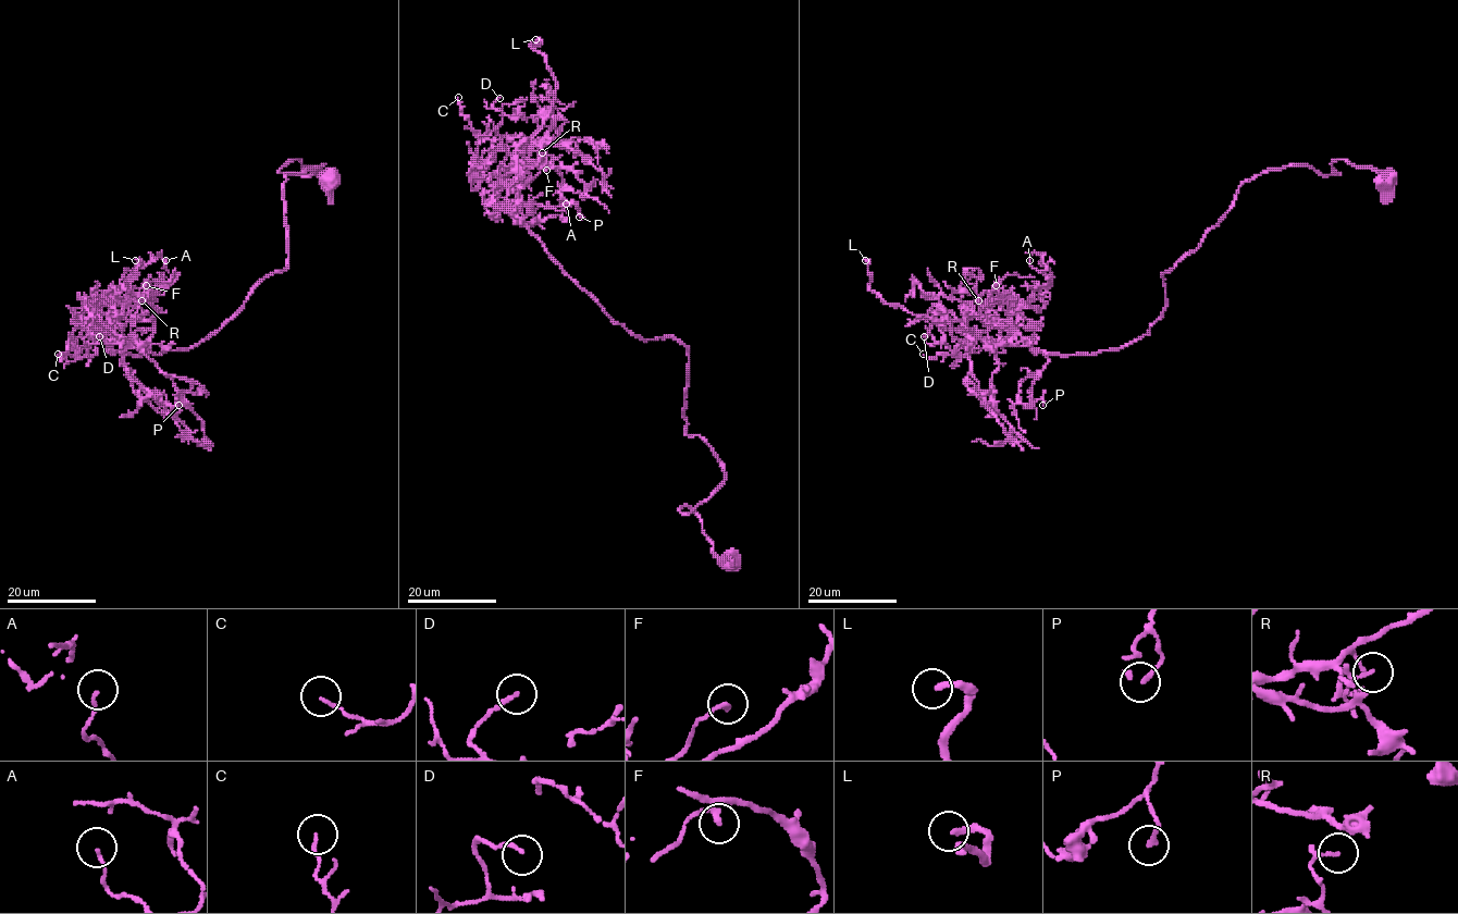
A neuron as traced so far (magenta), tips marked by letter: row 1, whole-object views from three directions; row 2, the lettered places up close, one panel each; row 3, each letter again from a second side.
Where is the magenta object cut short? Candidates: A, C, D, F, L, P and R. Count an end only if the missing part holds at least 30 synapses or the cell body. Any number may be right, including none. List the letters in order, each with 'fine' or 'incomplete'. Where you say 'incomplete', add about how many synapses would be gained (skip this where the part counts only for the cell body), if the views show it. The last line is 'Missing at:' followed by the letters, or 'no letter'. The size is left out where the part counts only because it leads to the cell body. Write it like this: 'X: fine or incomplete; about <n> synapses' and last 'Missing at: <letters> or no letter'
A: fine
C: fine
D: fine
F: fine
L: incomplete; about 140 synapses
P: fine
R: fine
Missing at: L

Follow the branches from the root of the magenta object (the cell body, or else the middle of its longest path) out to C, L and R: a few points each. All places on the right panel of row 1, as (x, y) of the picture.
C: (1389, 178), (1338, 159), (1247, 180), (1121, 348), (1045, 353), (1000, 322), (1015, 332), (977, 351), (923, 354)
L: (1389, 178), (1342, 159), (1252, 176), (1162, 274), (1149, 331), (1094, 354), (892, 307), (865, 260)
R: (1389, 178), (1338, 159), (1329, 175), (1247, 180), (1121, 348), (986, 344), (964, 322), (991, 301), (978, 300)

